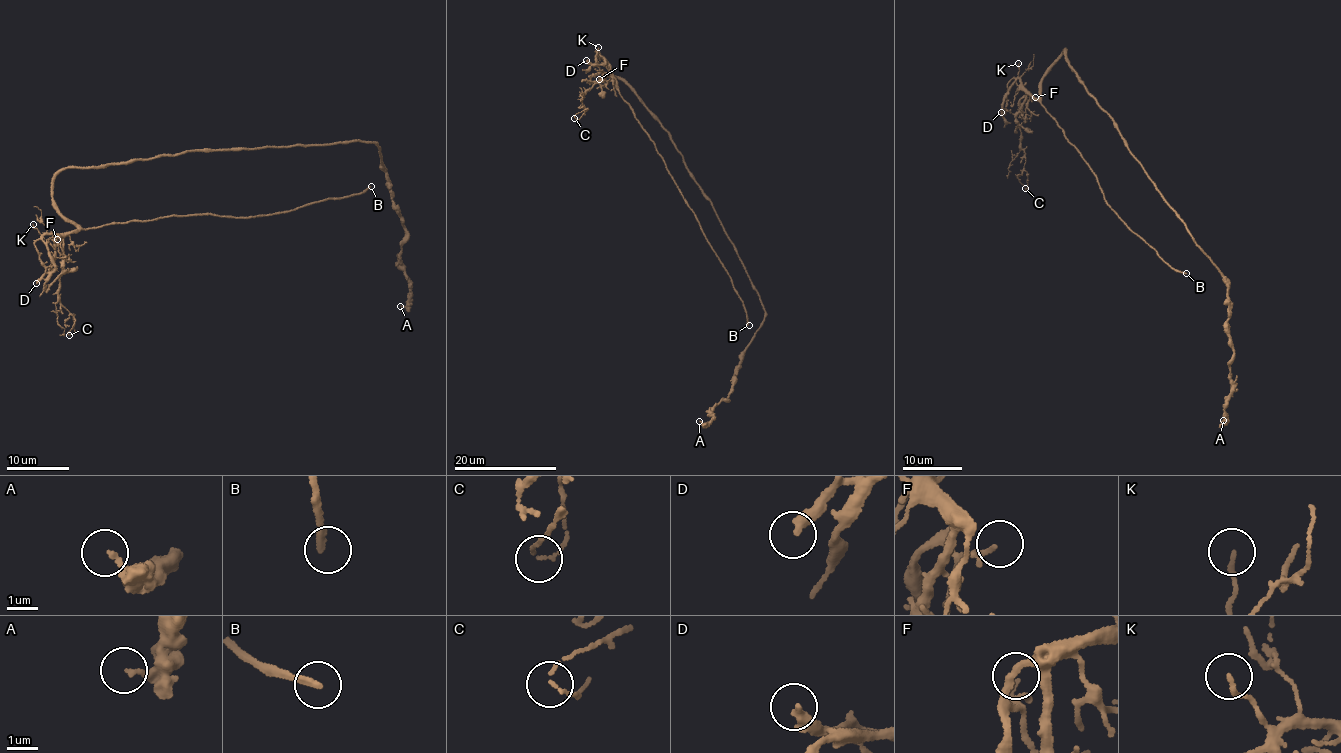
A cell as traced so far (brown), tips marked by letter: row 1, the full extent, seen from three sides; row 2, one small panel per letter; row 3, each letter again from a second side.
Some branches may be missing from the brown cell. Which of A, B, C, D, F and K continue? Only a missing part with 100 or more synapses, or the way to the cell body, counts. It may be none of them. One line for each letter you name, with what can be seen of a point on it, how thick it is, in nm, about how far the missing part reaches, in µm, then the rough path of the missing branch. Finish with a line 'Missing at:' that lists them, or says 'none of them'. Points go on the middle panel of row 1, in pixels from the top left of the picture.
B: at (749, 325); 240 nm thick; about 15 µm are missing; missing branch runs (749, 325), (744, 347), (733, 365), (733, 386)
Missing at: B

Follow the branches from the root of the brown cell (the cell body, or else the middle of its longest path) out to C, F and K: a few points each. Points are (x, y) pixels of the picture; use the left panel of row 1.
C: (148, 159), (66, 167), (55, 177), (55, 202), (76, 229), (64, 239), (58, 293), (73, 315), (69, 335)
F: (148, 159), (66, 167), (57, 174), (52, 191), (55, 202), (76, 229), (55, 240), (57, 245), (57, 239)
K: (148, 159), (66, 167), (55, 177), (52, 193), (59, 210), (76, 229), (58, 236), (43, 235), (33, 224)

